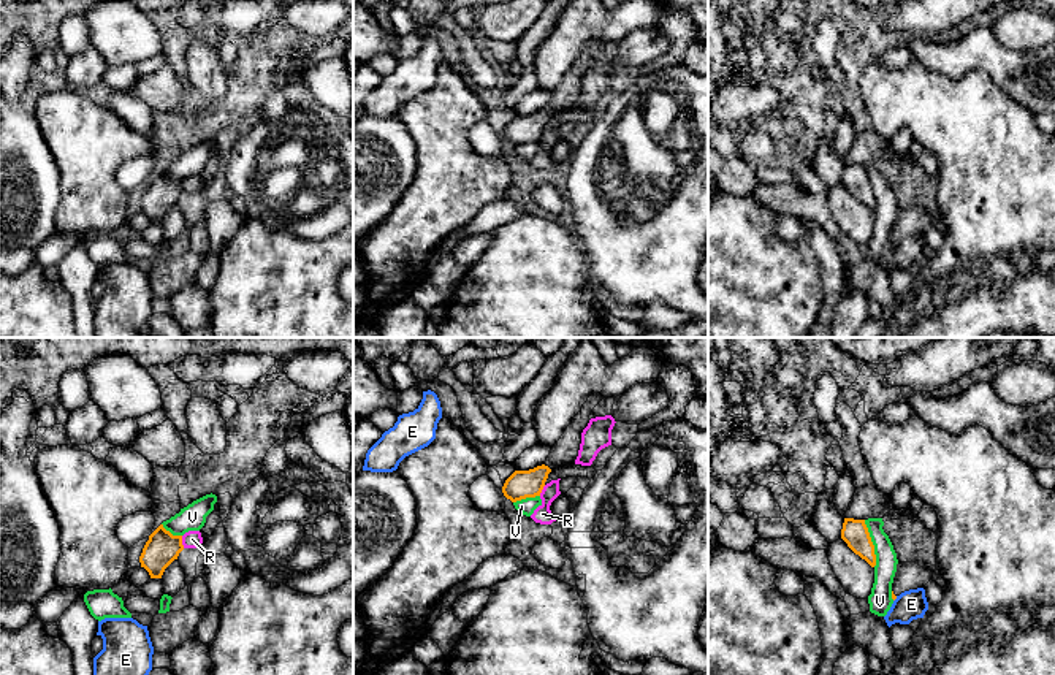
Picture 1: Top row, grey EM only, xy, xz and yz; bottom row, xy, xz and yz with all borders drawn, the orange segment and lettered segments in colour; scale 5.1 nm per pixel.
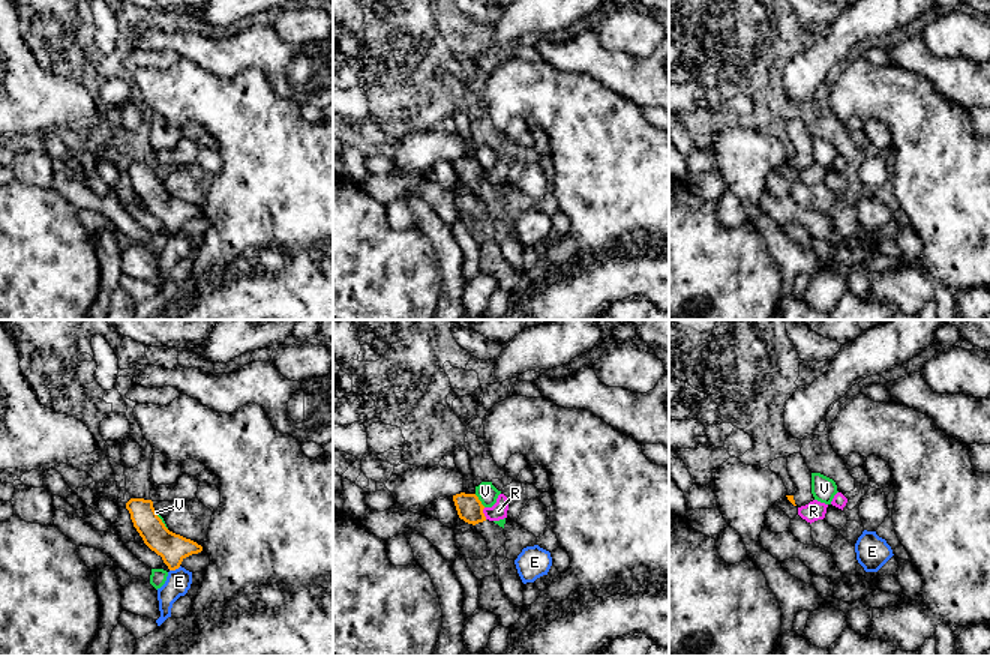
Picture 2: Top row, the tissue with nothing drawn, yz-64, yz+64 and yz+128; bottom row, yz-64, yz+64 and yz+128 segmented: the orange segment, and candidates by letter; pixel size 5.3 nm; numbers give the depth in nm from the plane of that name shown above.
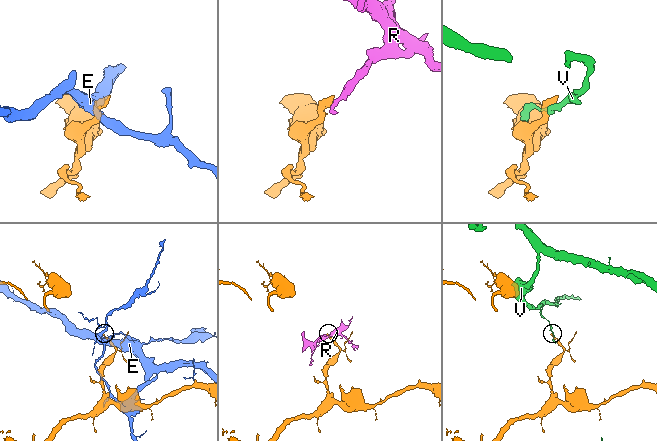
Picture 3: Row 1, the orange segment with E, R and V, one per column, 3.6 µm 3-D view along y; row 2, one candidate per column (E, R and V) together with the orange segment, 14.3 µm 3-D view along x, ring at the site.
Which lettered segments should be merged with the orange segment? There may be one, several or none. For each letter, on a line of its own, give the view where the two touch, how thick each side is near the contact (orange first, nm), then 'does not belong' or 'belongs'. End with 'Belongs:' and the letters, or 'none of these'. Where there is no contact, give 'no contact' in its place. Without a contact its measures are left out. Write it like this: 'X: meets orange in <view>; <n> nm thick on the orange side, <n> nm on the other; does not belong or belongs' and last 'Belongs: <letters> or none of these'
E: meets orange in yz; 20 nm thick on the orange side, 150 nm on the other; does not belong
R: meets orange in xy; 170 nm thick on the orange side, 90 nm on the other; does not belong
V: meets orange in yz; 140 nm thick on the orange side, 110 nm on the other; does not belong
Belongs: none of these

